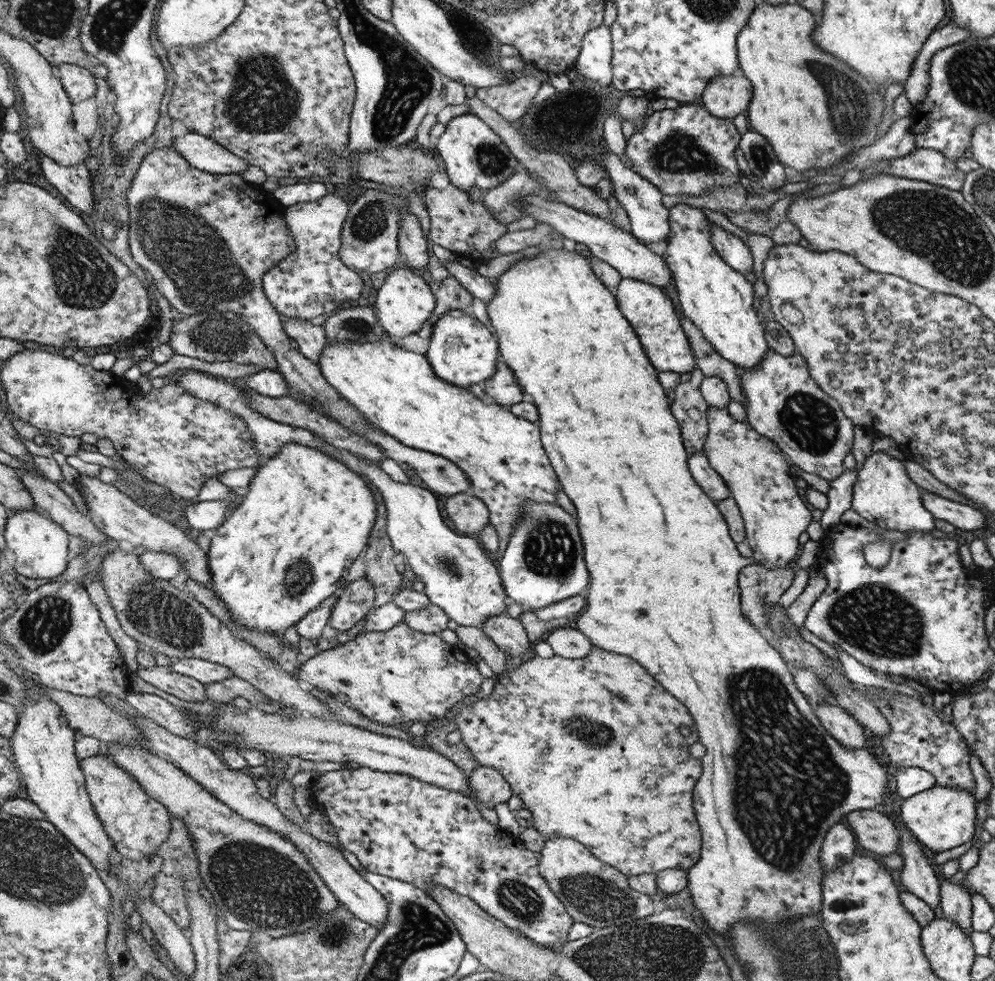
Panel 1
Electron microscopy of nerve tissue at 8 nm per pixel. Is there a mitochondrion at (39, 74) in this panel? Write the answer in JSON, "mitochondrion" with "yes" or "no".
{"mitochondrion":"no"}

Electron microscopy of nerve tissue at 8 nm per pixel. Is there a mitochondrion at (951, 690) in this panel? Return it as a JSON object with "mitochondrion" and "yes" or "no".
{"mitochondrion":"no"}

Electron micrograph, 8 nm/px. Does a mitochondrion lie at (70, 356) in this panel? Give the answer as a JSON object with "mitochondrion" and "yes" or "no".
{"mitochondrion":"no"}

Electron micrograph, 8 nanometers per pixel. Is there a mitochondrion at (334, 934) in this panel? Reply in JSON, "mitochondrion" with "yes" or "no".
{"mitochondrion":"yes"}

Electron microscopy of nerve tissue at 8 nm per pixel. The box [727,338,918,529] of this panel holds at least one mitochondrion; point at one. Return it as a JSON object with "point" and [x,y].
{"point":[811,422]}

